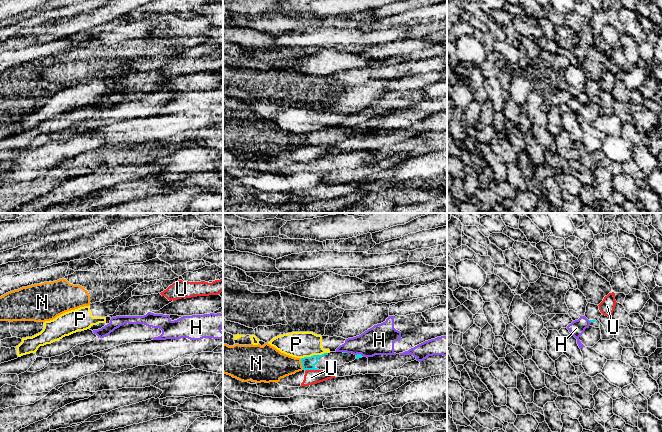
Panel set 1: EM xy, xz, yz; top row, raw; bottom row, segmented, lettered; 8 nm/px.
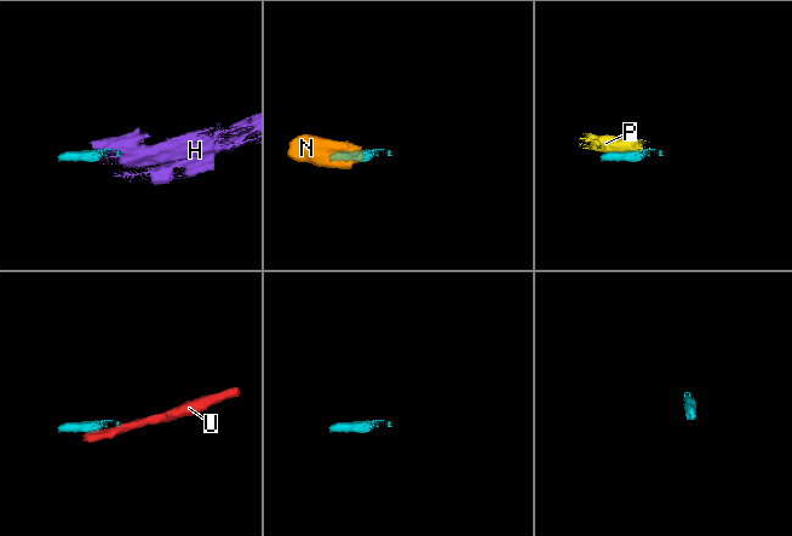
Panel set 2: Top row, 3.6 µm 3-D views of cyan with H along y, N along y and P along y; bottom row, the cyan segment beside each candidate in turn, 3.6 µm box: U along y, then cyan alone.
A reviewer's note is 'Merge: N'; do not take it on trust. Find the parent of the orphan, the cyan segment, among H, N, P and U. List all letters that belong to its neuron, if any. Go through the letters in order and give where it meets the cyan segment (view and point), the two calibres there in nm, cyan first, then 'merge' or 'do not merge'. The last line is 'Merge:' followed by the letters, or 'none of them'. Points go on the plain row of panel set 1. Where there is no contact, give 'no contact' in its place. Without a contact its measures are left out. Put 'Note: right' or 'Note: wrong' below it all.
H: xz (359, 130) | 40/240 nm | do not merge
N: xz (302, 140) | 110/260 nm | do not merge
P: xz (313, 131) | 110/200 nm | do not merge
U: xz (311, 145) | 110/120 nm | do not merge
Merge: none of them
Note: wrong

